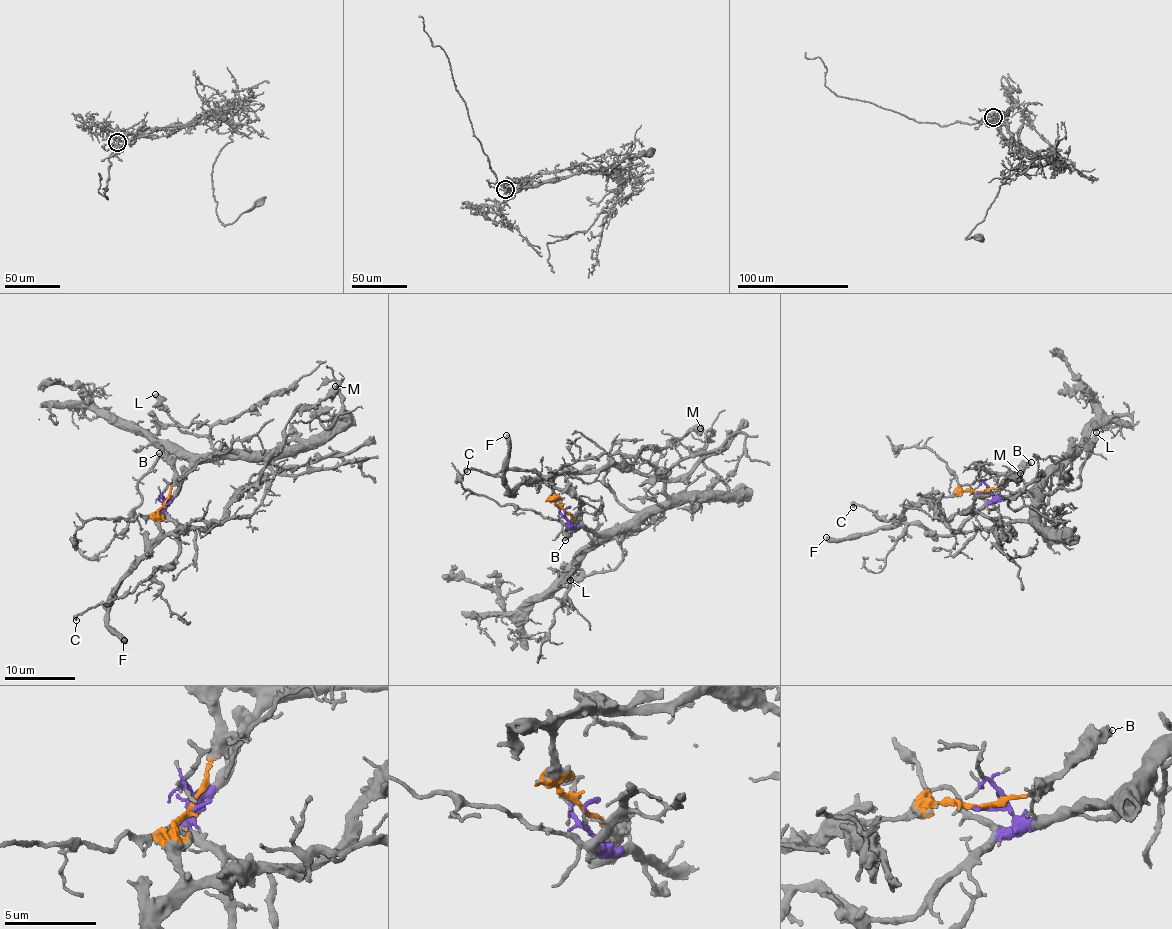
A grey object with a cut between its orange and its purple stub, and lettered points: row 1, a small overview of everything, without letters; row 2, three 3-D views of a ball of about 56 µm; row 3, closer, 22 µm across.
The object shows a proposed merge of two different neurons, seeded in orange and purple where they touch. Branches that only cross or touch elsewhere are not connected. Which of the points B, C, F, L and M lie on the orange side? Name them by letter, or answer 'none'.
B, F, M

